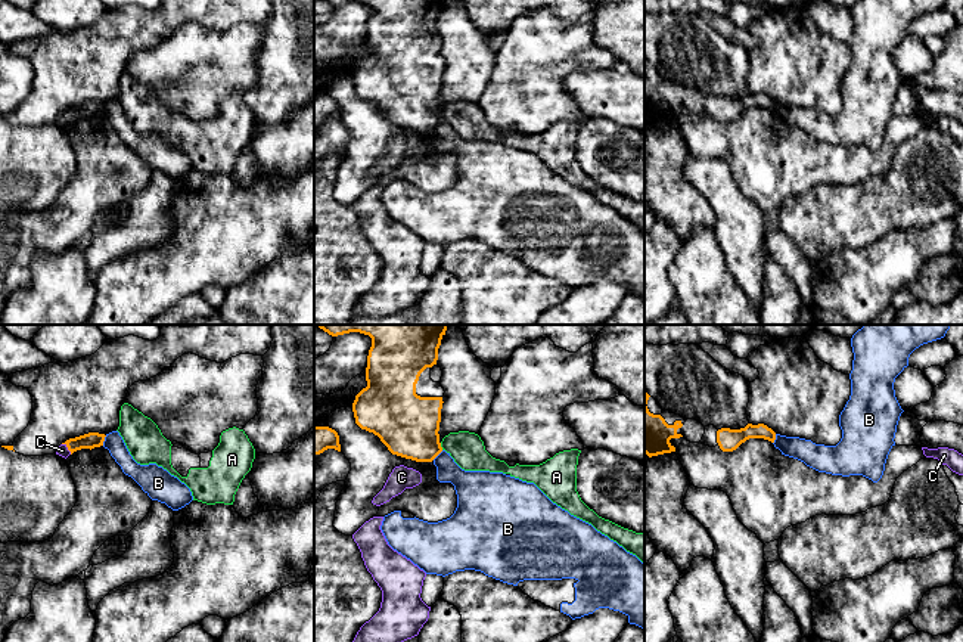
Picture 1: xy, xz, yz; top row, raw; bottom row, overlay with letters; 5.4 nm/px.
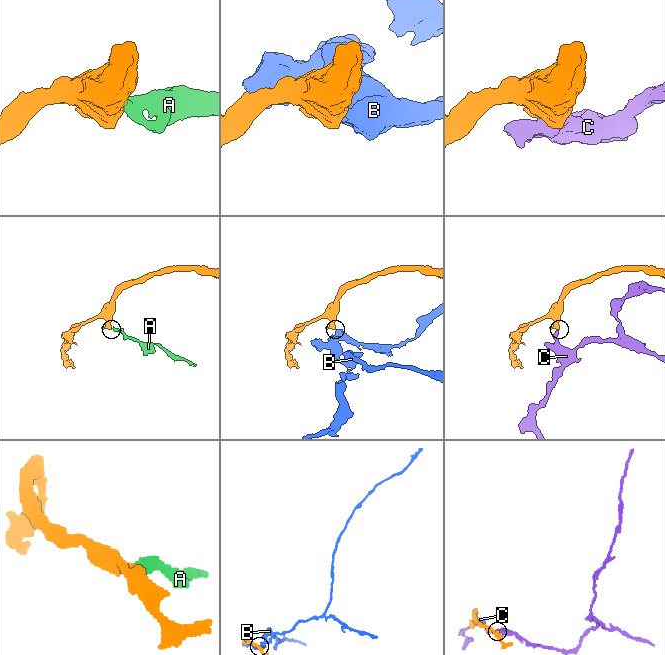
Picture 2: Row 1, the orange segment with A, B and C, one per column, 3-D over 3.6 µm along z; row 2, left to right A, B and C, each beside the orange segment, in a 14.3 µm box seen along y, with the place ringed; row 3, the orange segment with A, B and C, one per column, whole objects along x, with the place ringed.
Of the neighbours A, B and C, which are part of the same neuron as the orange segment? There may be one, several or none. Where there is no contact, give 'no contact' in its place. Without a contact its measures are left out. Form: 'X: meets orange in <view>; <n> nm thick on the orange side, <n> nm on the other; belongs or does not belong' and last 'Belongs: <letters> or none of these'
A: meets orange in xz; 340 nm thick on the orange side, 190 nm on the other; does not belong
B: meets orange in xy; 90 nm thick on the orange side, 100 nm on the other; does not belong
C: meets orange in xy; 90 nm thick on the orange side, 70 nm on the other; does not belong
Belongs: none of these

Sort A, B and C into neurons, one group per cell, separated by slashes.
A / B / C

